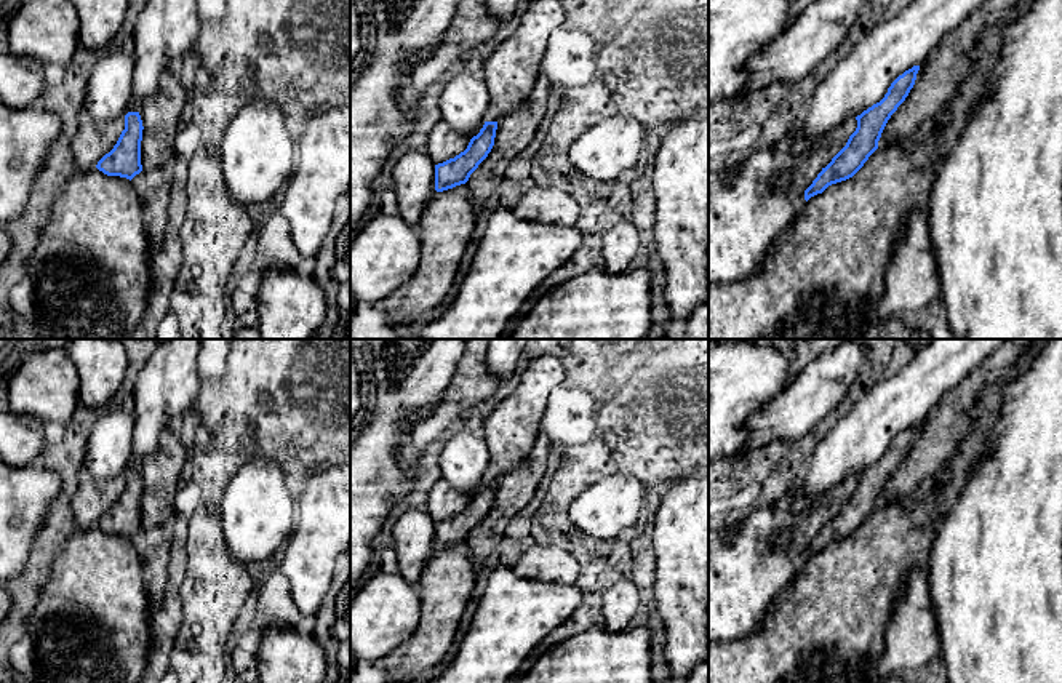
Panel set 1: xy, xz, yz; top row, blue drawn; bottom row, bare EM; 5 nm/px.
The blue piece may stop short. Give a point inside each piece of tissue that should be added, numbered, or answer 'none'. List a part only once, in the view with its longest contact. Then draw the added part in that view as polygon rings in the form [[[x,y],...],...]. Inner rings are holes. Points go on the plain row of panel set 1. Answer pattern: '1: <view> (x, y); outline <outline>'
1: yz (941, 432); outline [[[1008,339],[987,355],[958,385],[944,393],[920,424],[913,446],[888,478],[878,505],[902,501],[924,478],[936,477],[974,424],[984,390],[1011,379],[1028,358],[1035,339]]]

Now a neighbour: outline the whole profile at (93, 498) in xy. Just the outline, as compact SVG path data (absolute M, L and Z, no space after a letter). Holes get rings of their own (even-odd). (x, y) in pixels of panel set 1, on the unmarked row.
M85 464L78 472L78 486L72 497L74 520L77 528L93 528L109 512L125 488L125 475L114 480L94 480Z

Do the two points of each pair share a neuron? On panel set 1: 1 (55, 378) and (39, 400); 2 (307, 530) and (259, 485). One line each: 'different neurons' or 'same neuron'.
1: same neuron
2: different neurons

